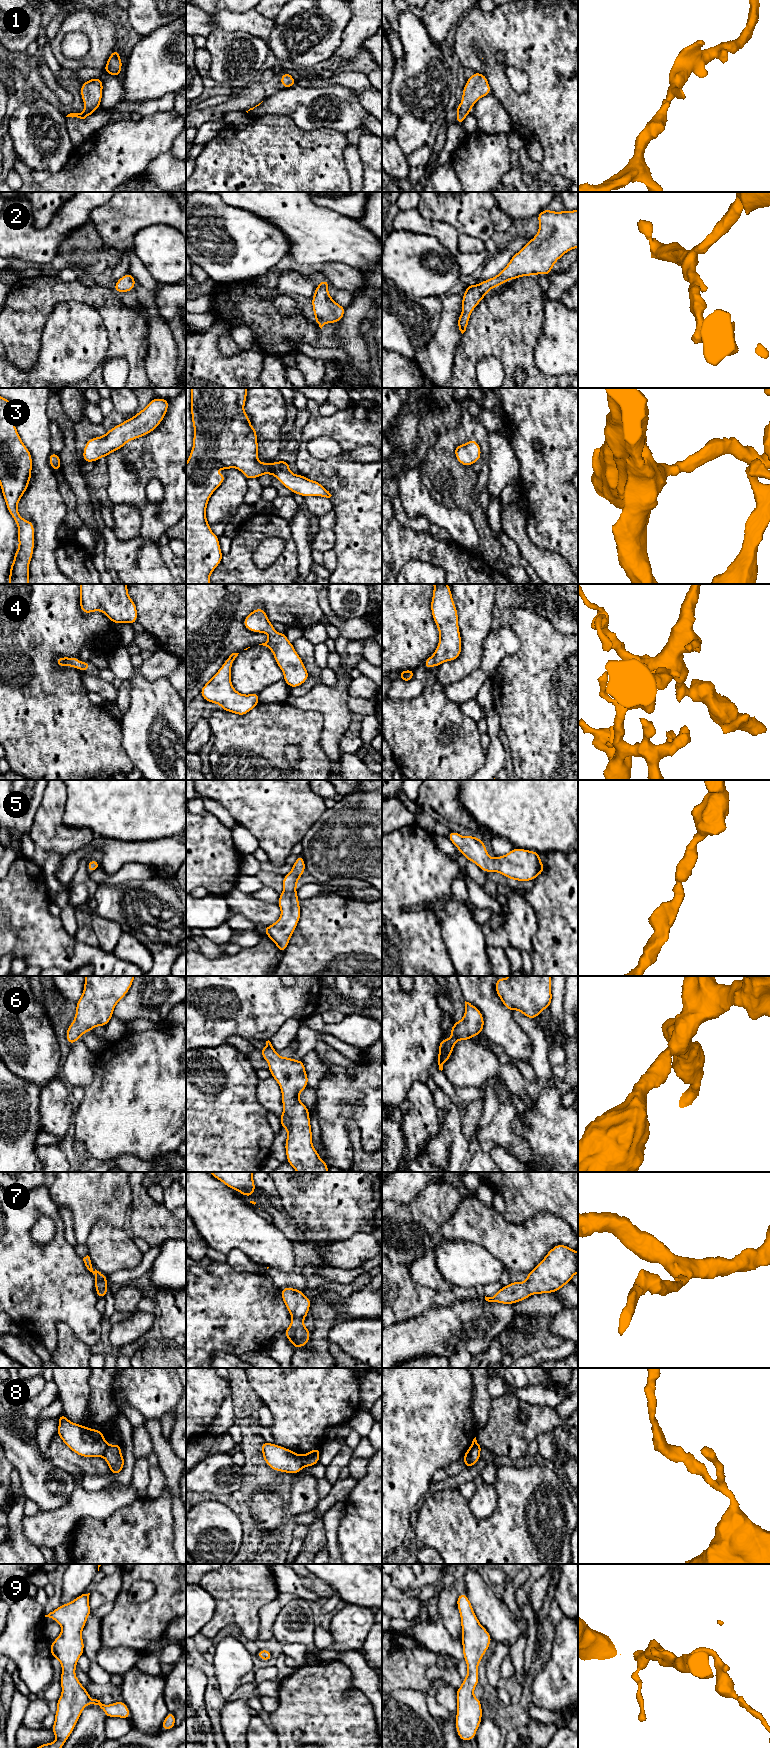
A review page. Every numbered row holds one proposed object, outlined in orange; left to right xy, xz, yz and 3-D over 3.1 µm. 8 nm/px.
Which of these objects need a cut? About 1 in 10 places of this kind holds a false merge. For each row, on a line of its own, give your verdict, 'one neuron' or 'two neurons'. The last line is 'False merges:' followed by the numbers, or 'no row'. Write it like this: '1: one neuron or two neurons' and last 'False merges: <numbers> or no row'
1: one neuron
2: one neuron
3: one neuron
4: one neuron
5: one neuron
6: one neuron
7: one neuron
8: two neurons
9: one neuron
False merges: 8

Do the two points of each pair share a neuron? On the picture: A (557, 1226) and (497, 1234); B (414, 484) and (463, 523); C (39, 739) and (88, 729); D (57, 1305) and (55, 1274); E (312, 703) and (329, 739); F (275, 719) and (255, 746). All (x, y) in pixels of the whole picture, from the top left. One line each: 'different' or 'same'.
A: same
B: same
C: same
D: same
E: same
F: same

